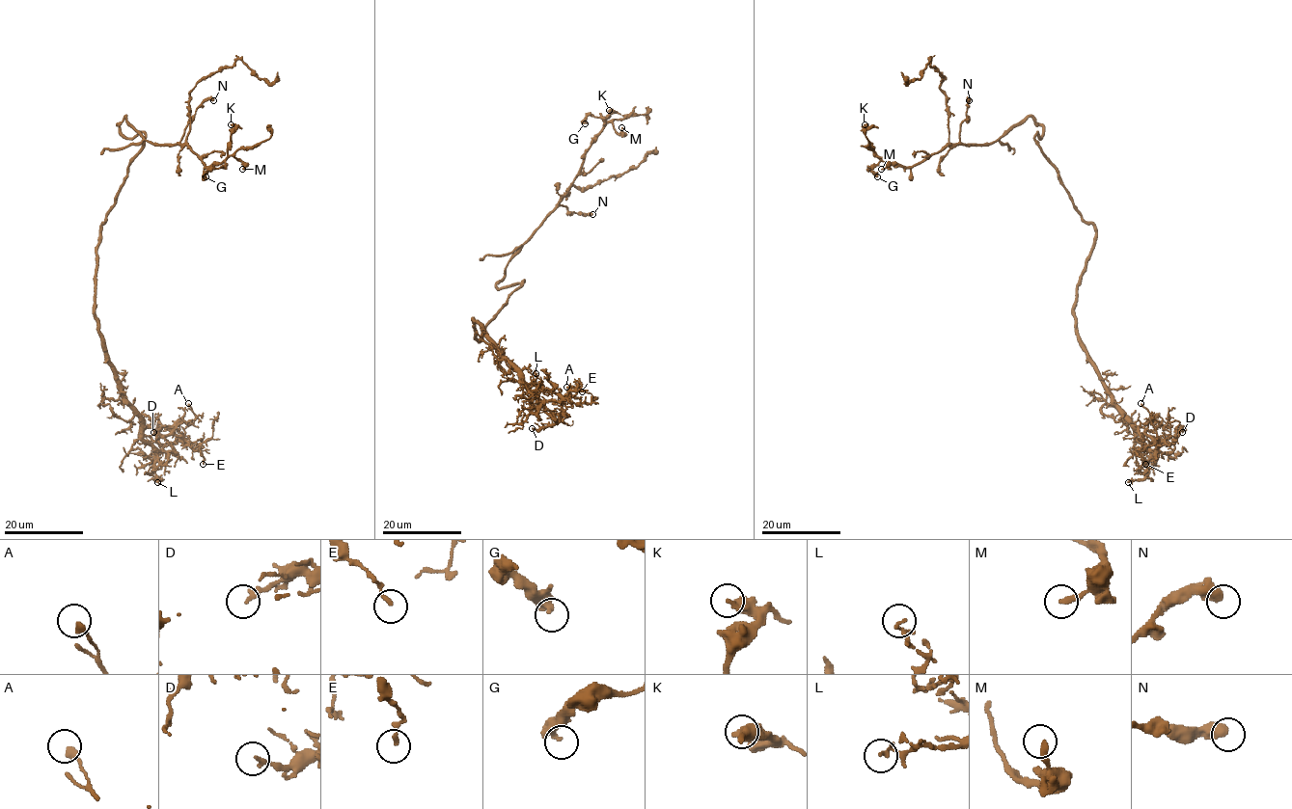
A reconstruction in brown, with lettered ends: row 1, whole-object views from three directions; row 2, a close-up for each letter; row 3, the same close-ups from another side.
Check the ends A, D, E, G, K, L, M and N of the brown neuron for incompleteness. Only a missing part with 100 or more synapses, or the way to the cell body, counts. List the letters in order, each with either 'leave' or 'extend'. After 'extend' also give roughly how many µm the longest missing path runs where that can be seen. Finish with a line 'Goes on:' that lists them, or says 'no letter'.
A: leave
D: leave
E: leave
G: leave
K: leave
L: leave
M: leave
N: leave
Goes on: no letter

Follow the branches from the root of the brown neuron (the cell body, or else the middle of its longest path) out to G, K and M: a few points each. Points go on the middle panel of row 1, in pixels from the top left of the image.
G: (500, 310), (524, 281), (498, 288), (505, 267), (565, 193), (604, 122), (588, 115), (585, 123)
K: (500, 310), (524, 281), (498, 288), (505, 267), (565, 193), (586, 149), (613, 112), (609, 110)
M: (500, 310), (524, 281), (497, 287), (510, 257), (565, 193), (595, 136), (609, 122), (620, 134), (621, 127)

